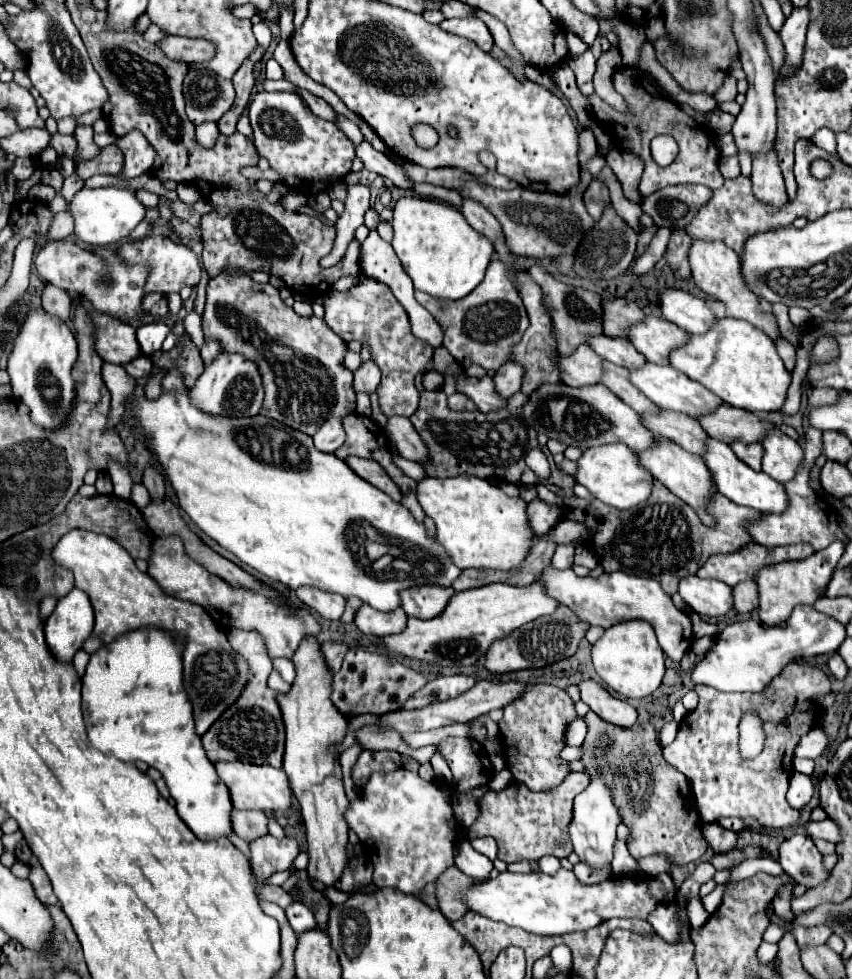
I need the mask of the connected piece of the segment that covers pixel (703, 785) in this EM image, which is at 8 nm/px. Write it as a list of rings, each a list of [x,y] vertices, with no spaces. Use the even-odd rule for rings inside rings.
[[[793,662],[773,680],[773,692],[769,696],[721,692],[709,686],[695,686],[695,692],[699,694],[699,706],[681,720],[677,738],[669,746],[663,746],[663,758],[687,776],[701,820],[717,822],[737,816],[757,818],[767,828],[793,826],[799,812],[785,800],[793,770],[793,748],[815,726],[819,708],[813,704],[813,698],[831,692],[829,678],[819,668]],[[747,712],[755,712],[763,720],[765,732],[761,754],[749,760],[739,752],[739,722]]]

